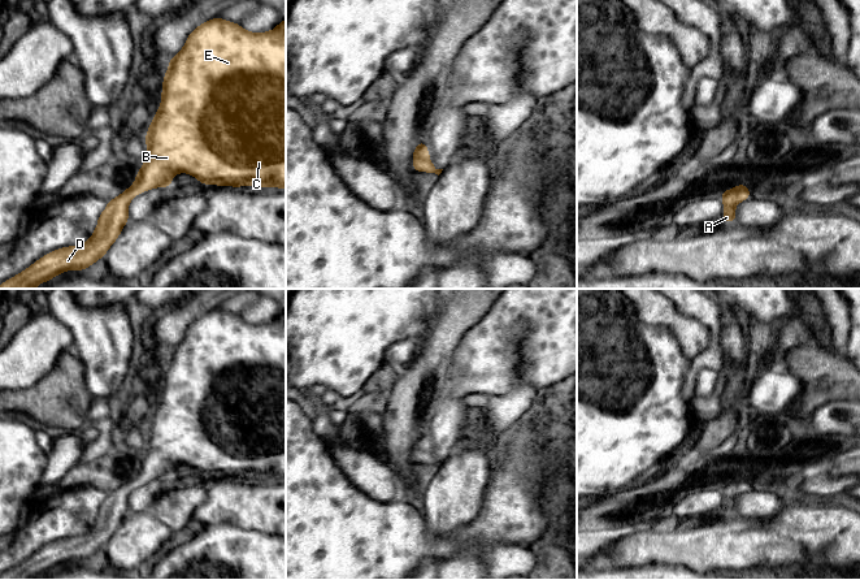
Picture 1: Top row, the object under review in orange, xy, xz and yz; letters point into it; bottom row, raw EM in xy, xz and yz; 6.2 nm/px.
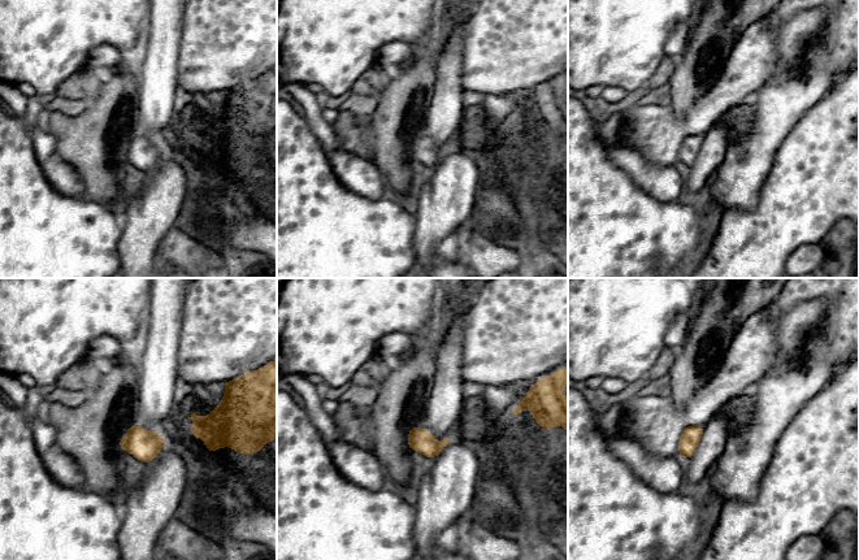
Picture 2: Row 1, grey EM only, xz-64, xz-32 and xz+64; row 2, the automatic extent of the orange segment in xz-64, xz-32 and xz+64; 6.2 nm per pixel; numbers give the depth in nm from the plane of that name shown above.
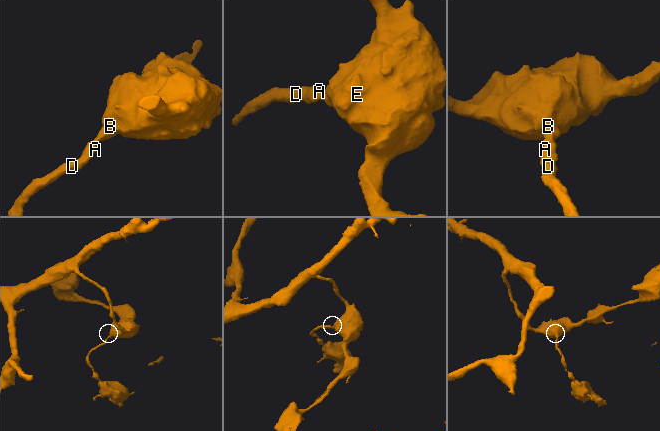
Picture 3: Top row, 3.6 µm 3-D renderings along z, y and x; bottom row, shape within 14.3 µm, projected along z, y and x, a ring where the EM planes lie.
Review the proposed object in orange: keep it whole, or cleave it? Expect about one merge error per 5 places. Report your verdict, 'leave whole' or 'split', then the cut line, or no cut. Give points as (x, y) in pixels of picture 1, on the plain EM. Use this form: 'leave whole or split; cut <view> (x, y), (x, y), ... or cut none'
leave whole; cut none

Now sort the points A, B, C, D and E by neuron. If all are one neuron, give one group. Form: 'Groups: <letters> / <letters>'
Groups: A B C D E

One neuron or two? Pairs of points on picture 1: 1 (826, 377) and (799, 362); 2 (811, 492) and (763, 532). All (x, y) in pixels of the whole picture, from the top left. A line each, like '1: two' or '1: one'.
1: one
2: two

